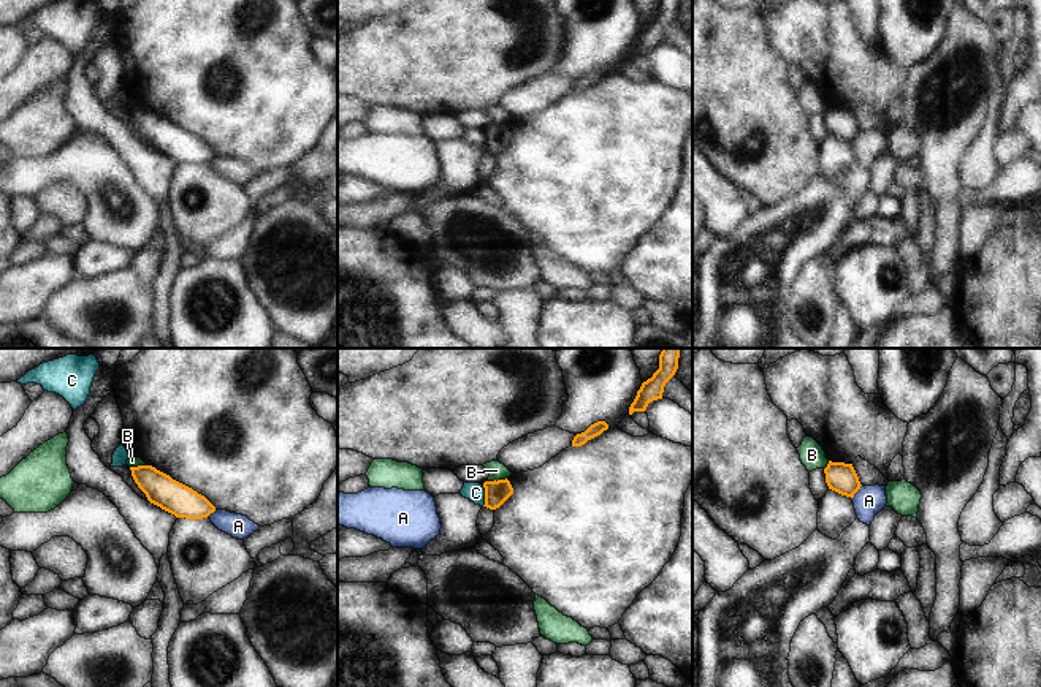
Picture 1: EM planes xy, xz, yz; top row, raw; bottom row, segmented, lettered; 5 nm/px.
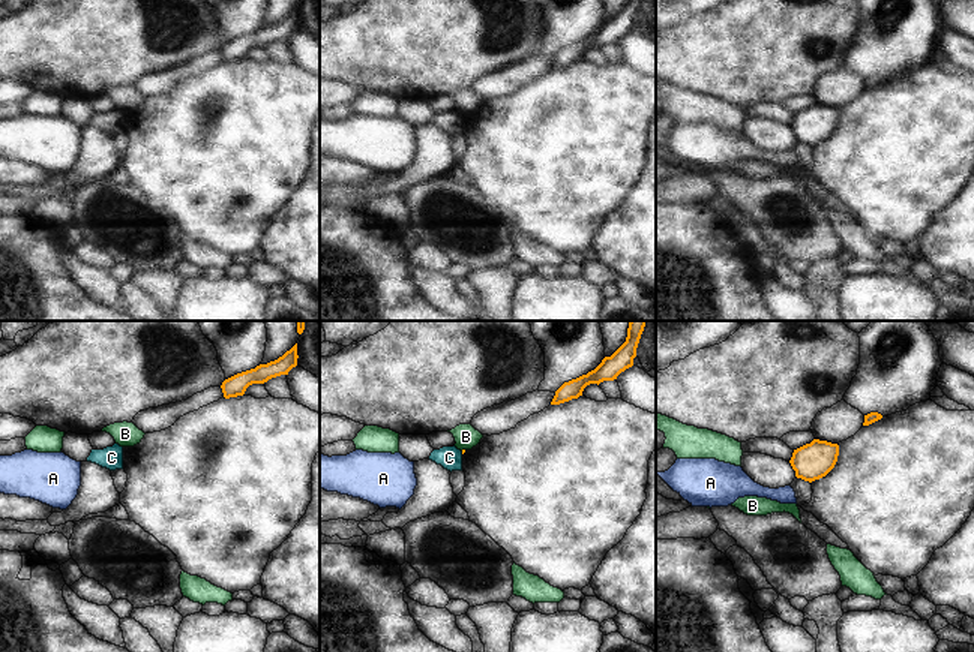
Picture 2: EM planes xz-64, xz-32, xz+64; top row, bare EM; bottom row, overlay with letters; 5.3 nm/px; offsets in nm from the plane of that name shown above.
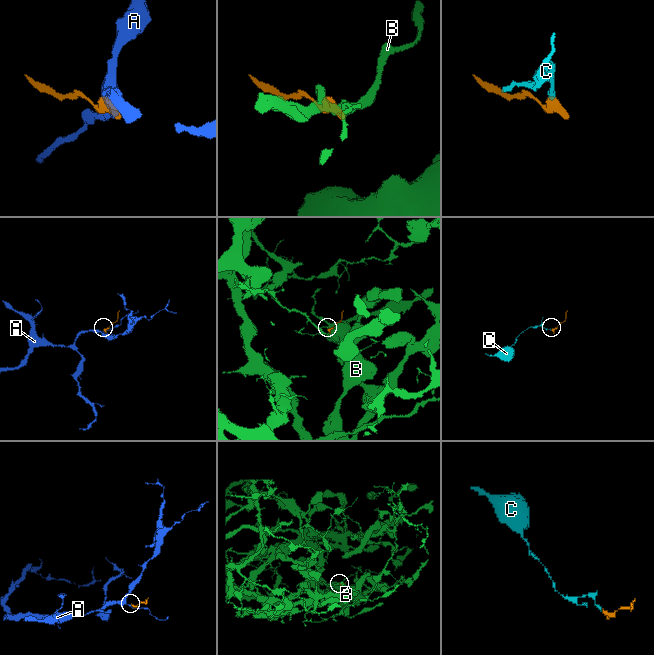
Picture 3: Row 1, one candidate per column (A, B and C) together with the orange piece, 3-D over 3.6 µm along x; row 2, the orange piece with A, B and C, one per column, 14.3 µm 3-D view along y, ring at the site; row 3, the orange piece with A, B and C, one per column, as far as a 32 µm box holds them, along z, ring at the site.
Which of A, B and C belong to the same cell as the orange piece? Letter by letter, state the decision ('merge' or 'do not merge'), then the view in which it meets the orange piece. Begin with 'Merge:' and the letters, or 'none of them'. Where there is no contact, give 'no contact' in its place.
Merge: none of them
A: do not merge; contact in yz
B: do not merge; contact in xz
C: do not merge; contact in xz

